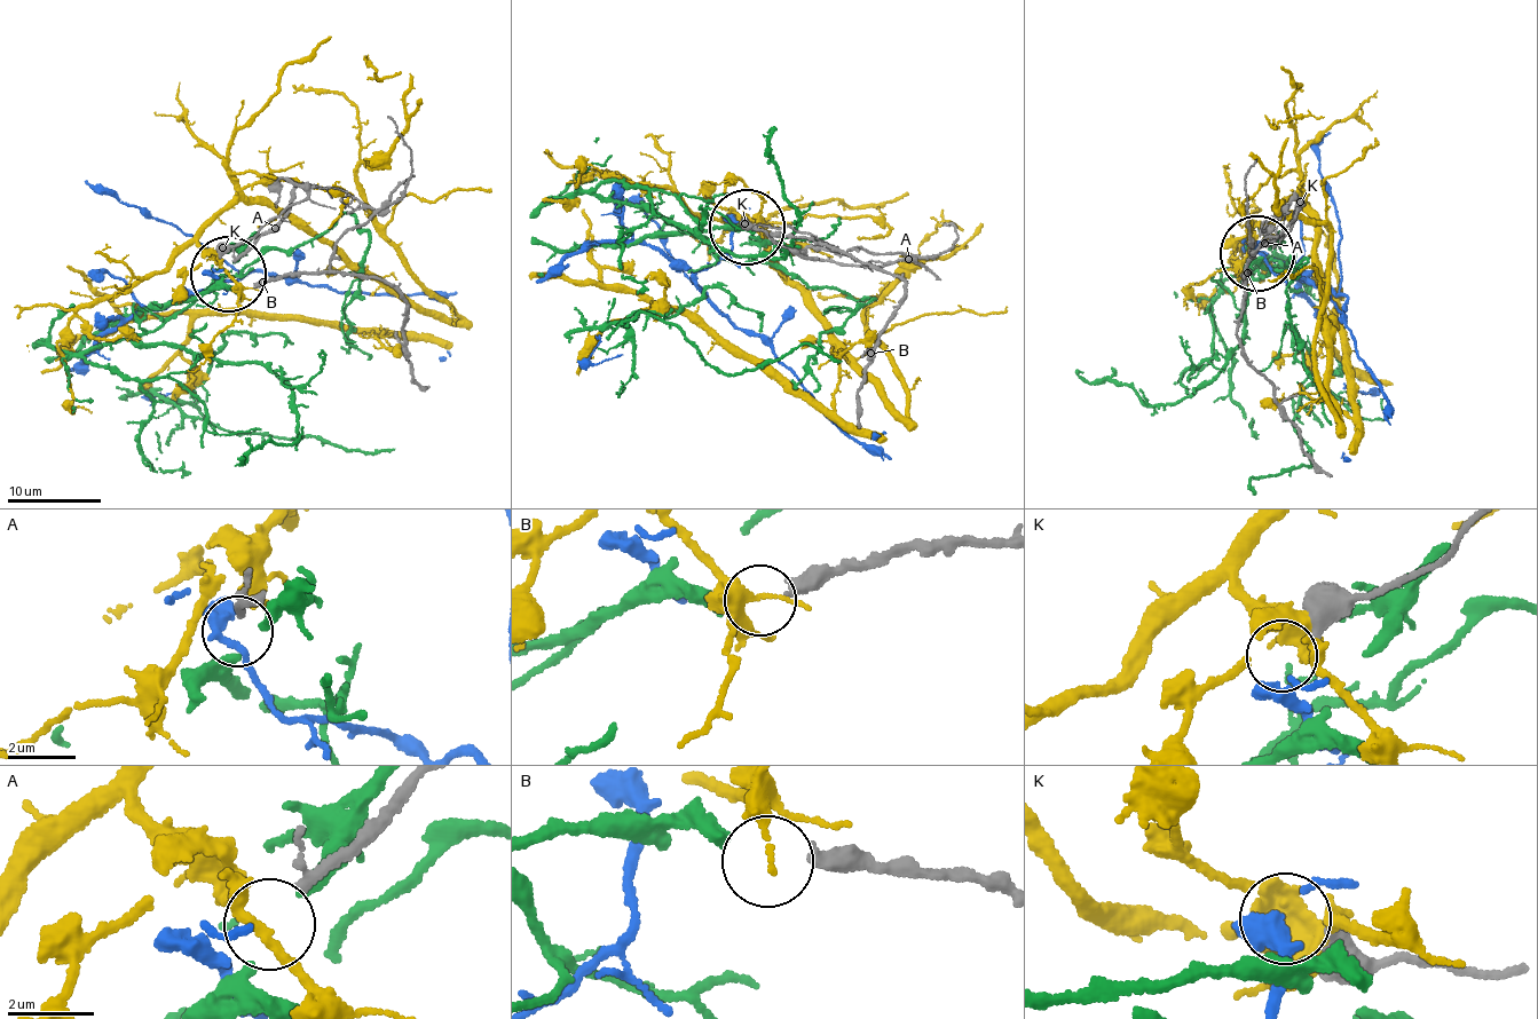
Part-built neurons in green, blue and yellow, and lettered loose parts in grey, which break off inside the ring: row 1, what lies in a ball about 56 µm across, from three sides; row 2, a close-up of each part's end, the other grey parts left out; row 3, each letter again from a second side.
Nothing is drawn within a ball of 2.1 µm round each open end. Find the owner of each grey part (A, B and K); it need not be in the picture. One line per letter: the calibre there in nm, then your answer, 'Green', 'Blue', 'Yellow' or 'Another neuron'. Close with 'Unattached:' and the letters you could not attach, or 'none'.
A: Thickness 170 nm. Another neuron
B: Thickness 420 nm. Green
K: Thickness 480 nm. Blue
Unattached: A

